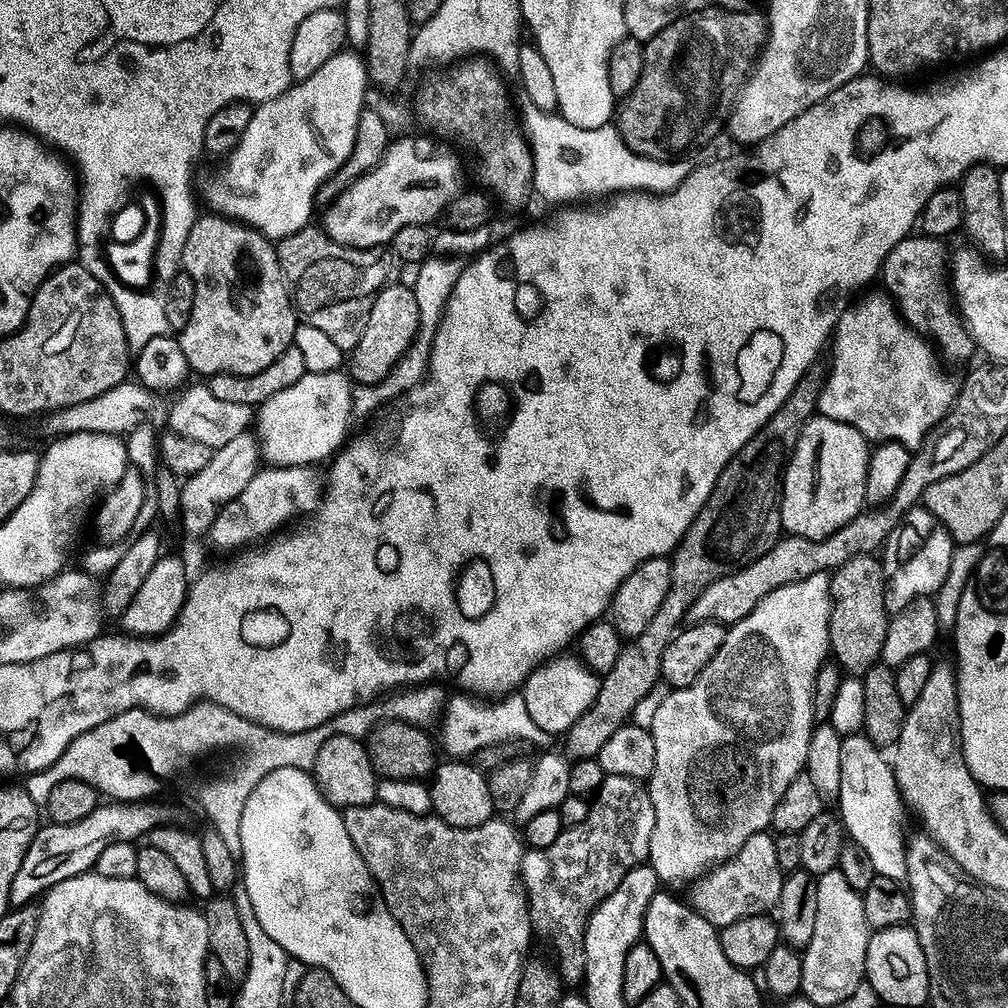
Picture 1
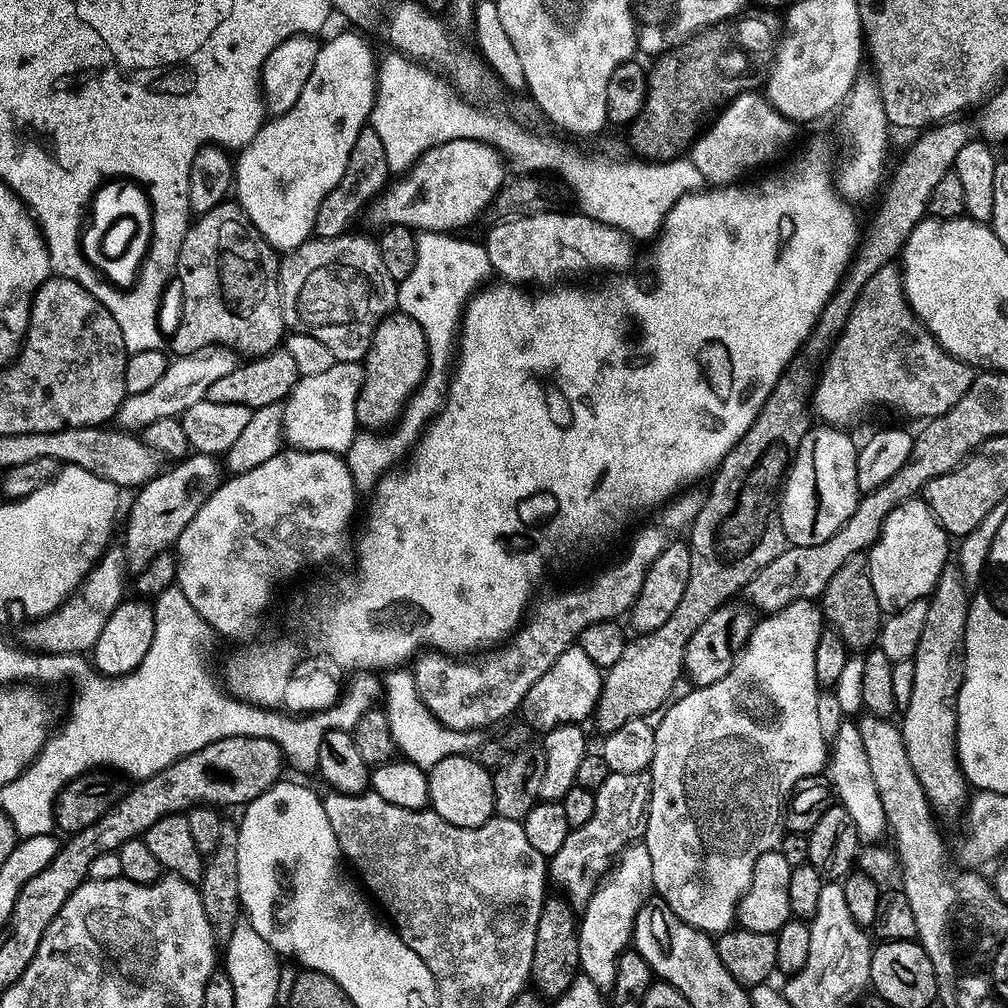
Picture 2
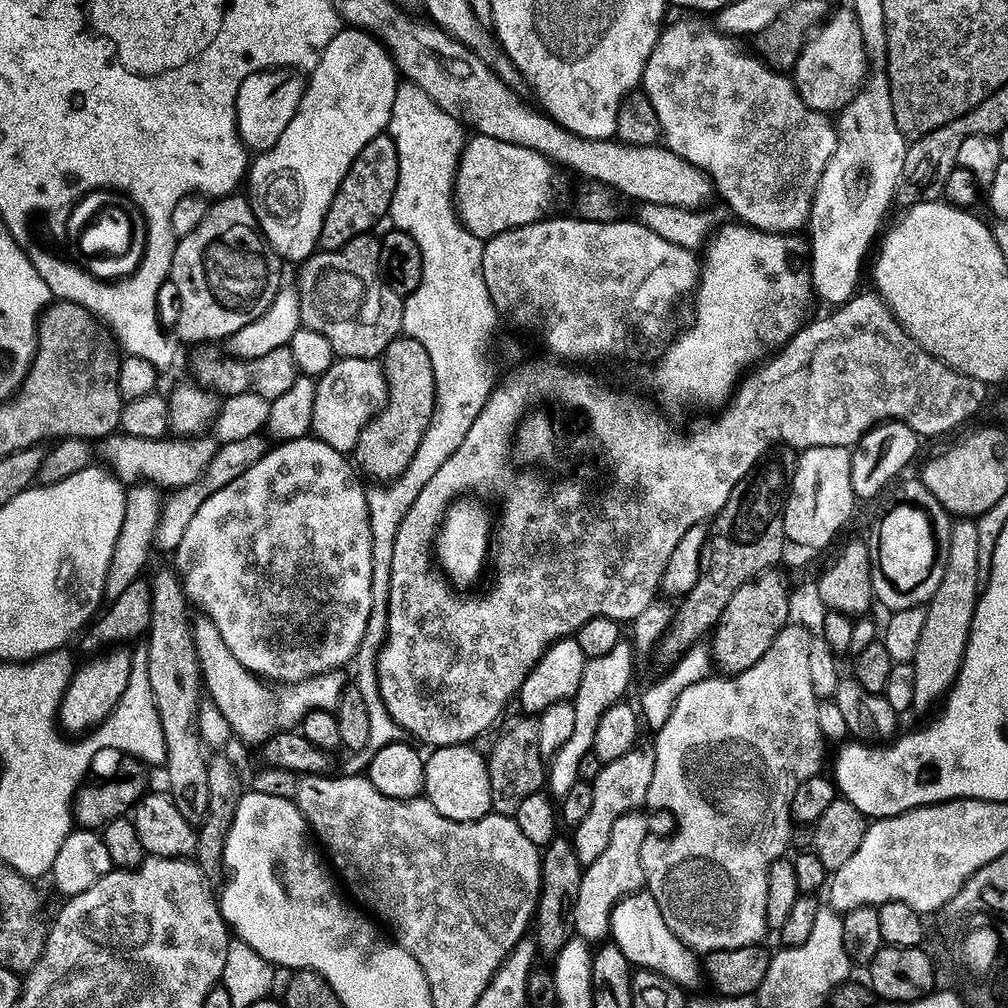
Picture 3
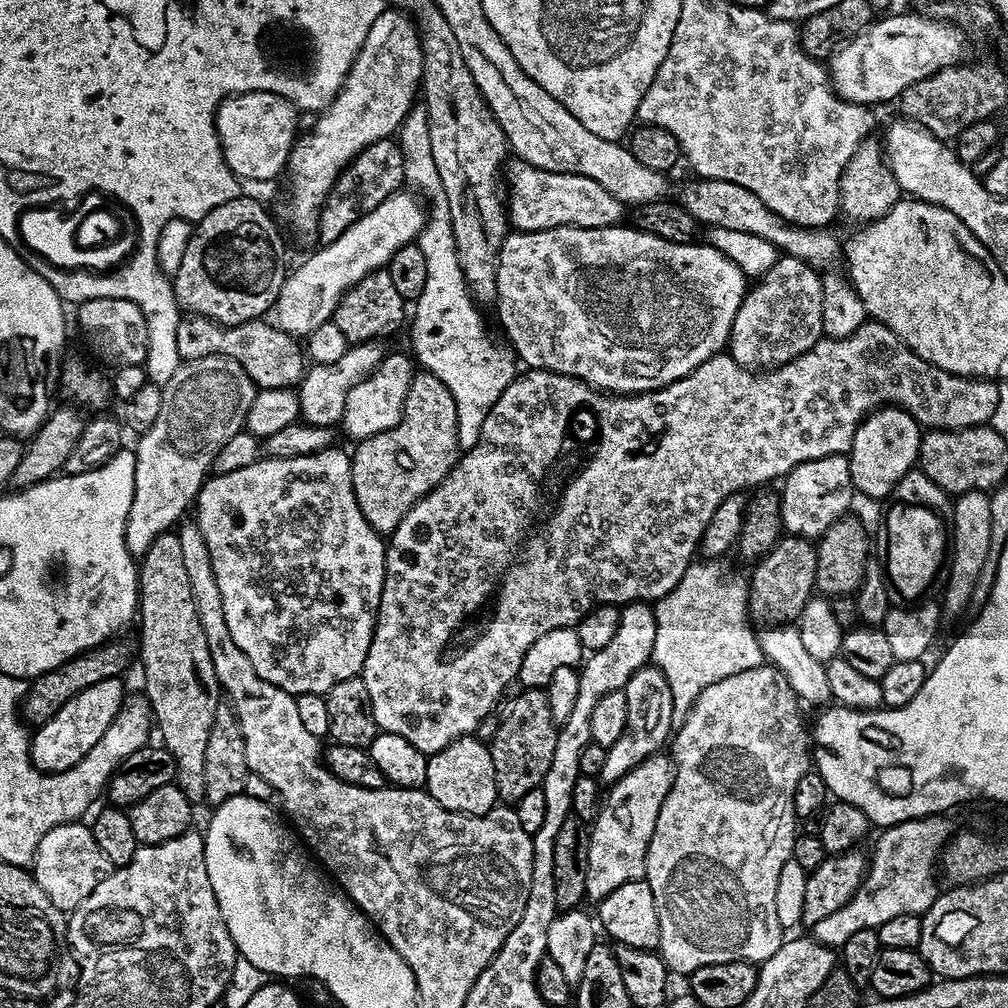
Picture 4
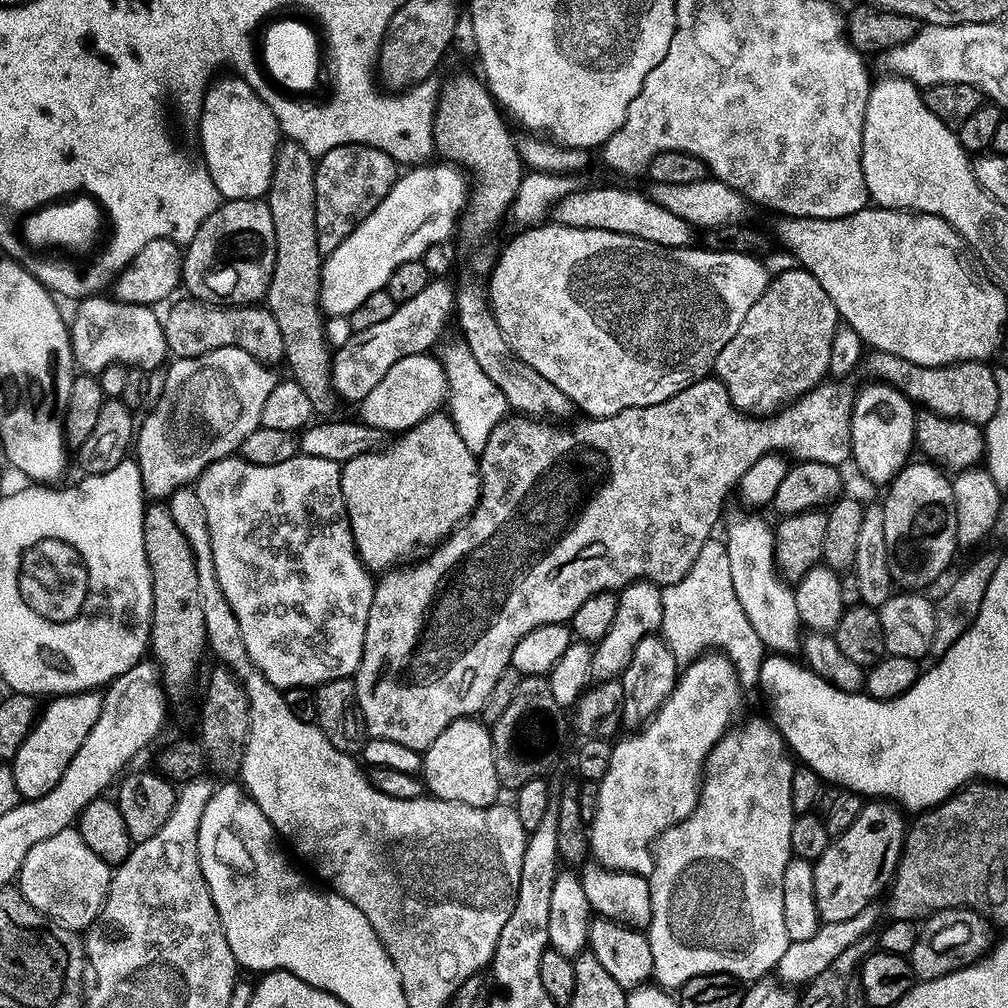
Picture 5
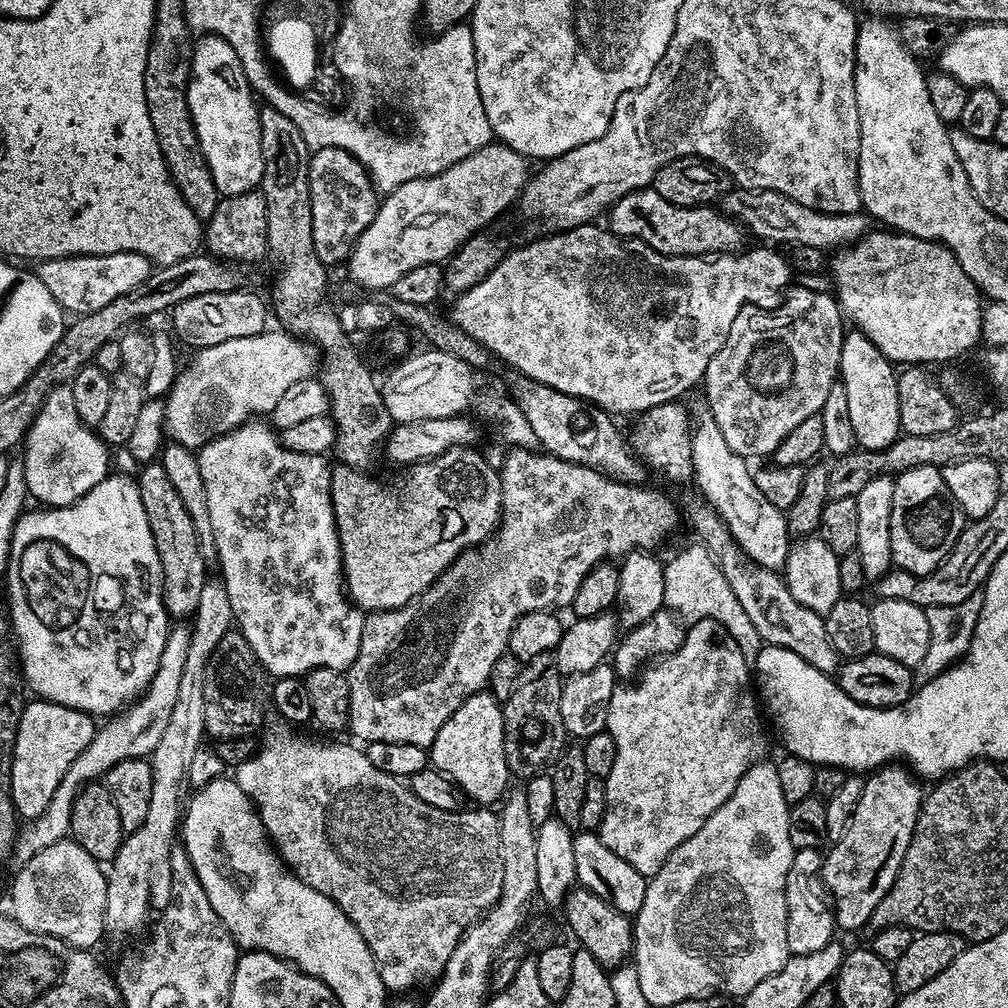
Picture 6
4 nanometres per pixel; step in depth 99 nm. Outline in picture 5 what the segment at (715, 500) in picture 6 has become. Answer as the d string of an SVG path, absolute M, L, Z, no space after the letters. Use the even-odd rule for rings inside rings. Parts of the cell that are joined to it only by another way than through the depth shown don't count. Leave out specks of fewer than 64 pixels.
M744 515L748 516L734 521L726 535L734 594L738 594L738 602L742 602L742 610L746 610L746 618L750 618L750 626L754 626L765 649L776 654L795 653L802 644L802 625L795 591L776 571L776 533L773 525L760 517L763 515Z

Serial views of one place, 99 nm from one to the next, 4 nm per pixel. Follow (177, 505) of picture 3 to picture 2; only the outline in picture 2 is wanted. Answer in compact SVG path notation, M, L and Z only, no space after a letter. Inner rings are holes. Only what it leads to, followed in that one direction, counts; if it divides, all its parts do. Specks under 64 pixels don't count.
M189 455L183 462L169 467L172 468L169 472L161 471L153 476L135 493L136 501L133 502L132 513L128 516L128 537L122 541L129 573L143 571L160 551L167 549L182 534L182 530L194 518L201 499L196 484L208 484L215 478L216 463L218 460L214 456Z

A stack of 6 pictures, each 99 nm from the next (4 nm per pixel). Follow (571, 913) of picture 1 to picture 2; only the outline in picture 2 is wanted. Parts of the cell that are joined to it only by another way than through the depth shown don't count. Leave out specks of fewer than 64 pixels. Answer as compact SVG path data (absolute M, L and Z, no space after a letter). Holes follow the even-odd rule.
M609 772L606 782L596 788L594 818L586 826L569 831L562 850L550 857L546 872L573 909L583 909L596 885L629 844L641 839L652 793L652 777L648 772L618 774Z

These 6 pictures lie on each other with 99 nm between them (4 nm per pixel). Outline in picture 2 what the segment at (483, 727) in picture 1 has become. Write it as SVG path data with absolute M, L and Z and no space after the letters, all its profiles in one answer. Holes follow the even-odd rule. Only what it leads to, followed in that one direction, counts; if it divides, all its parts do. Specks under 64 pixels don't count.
M390 672L383 679L384 713L388 717L388 728L392 731L392 738L396 747L412 764L424 771L428 771L442 762L442 758L450 756L471 755L479 751L484 741L481 729L454 731L437 719L426 707L417 689L415 675L411 672Z

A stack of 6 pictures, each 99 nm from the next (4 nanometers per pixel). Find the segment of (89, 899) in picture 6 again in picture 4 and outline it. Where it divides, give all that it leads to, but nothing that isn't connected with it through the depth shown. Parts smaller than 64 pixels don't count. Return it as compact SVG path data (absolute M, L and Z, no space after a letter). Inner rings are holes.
M84 822L59 824L49 830L38 842L36 859L30 865L32 875L36 877L38 886L46 892L50 901L58 910L70 914L113 871L114 865L98 850L98 842L94 842L91 827Z

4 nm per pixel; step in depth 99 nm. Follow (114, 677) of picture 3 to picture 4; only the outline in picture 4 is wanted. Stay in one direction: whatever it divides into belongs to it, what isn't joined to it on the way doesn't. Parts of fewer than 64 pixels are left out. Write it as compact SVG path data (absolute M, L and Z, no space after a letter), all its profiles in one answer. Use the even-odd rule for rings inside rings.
M120 678L95 682L92 686L74 694L54 716L31 733L32 765L39 772L51 774L73 768L106 734L109 726L116 722L116 716L126 703L124 680Z

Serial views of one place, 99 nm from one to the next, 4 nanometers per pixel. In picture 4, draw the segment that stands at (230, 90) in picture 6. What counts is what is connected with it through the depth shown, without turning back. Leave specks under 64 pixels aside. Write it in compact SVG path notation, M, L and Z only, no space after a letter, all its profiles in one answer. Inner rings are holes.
M242 92L220 103L216 133L226 166L241 181L272 180L288 167L288 155L296 143L298 109L273 92Z

